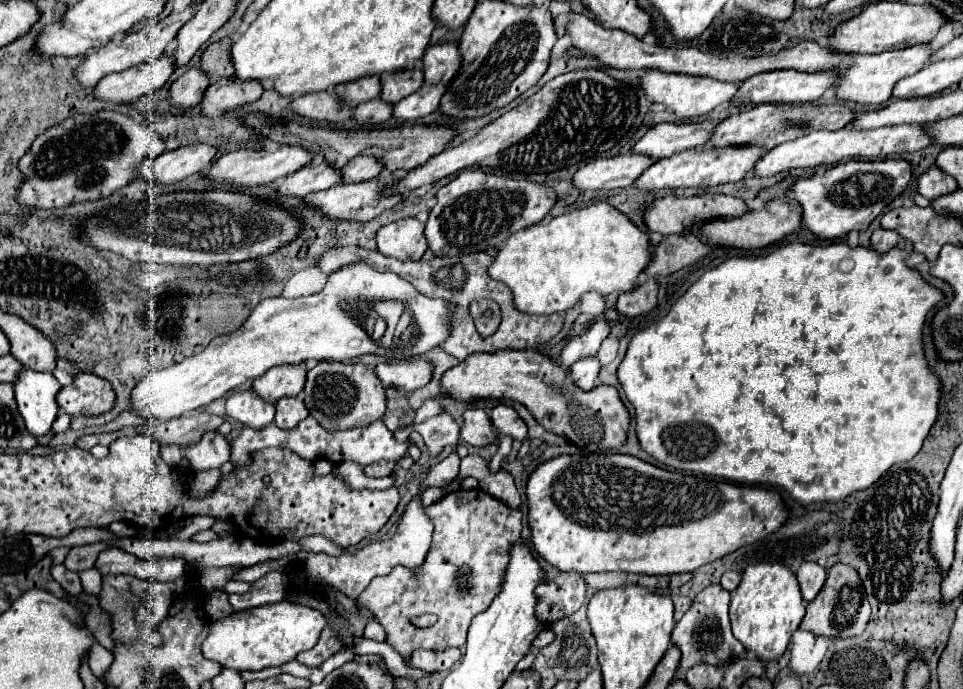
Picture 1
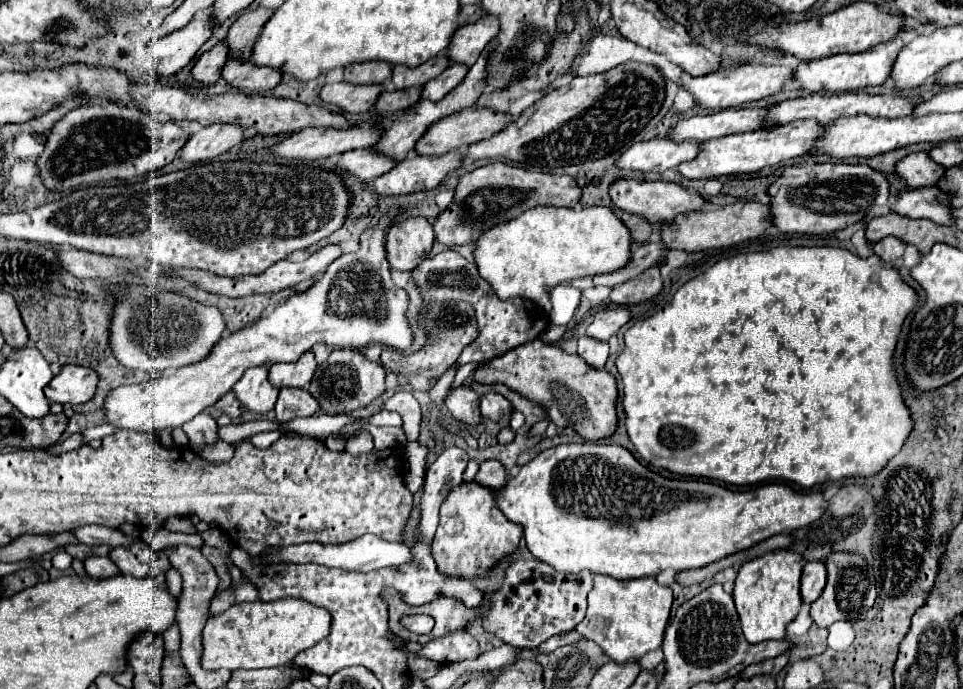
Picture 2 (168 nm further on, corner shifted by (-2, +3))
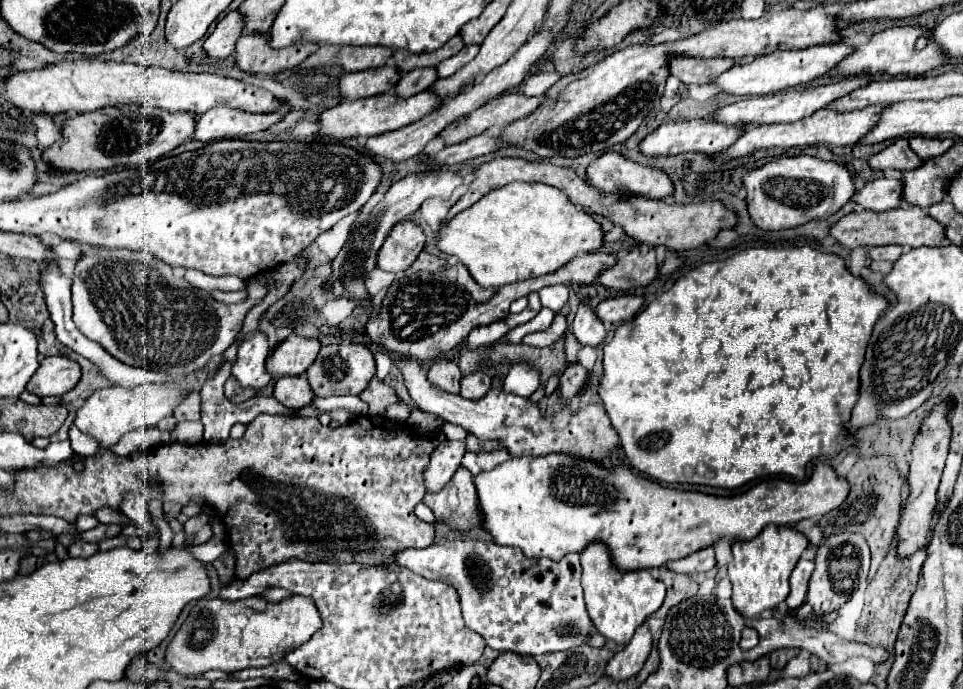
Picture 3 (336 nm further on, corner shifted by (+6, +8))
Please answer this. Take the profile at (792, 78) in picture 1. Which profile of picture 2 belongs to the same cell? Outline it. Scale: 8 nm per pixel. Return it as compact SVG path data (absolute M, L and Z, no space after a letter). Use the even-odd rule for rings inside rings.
M896 35L890 41L876 45L868 51L862 51L862 53L834 55L834 57L826 57L826 59L812 61L812 63L800 63L798 69L794 71L794 81L798 81L804 89L808 89L812 93L816 93L816 91L844 93L844 91L858 91L868 85L884 85L890 79L892 65L902 49L904 49L904 41L900 35Z

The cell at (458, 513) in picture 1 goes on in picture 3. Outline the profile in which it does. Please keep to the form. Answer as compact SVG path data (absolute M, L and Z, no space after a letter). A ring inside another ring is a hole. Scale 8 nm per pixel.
M458 468L450 484L446 484L440 492L426 492L422 502L434 512L436 522L452 530L466 534L478 528L478 524L482 524L482 516L478 516L474 480L466 468Z

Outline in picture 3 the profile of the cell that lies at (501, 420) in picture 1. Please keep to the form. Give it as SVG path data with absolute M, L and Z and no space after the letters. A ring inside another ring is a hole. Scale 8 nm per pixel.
M476 372L476 374L470 374L470 376L462 378L460 394L464 398L470 398L470 400L480 400L490 388L492 388L492 378L488 374Z

